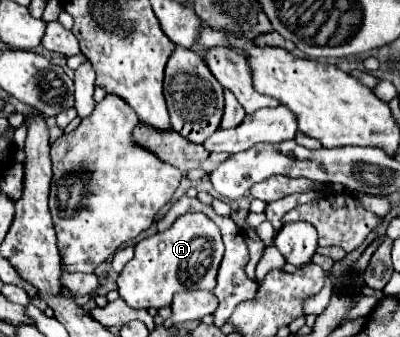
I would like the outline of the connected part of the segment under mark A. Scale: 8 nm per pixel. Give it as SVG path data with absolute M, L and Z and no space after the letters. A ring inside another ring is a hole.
M188 213L174 221L174 225L162 233L136 243L132 261L118 275L118 293L134 309L158 309L172 303L174 293L216 287L216 273L224 255L224 243L218 227L202 213Z

